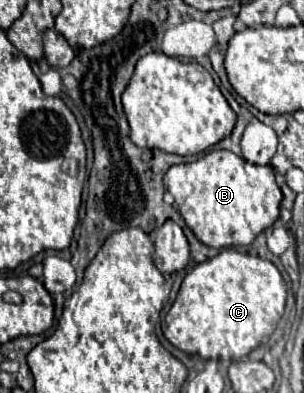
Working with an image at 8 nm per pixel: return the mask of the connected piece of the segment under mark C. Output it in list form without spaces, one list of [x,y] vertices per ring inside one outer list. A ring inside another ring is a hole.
[[[233,248],[197,264],[183,280],[181,290],[165,316],[165,338],[187,354],[223,360],[247,356],[269,336],[285,310],[285,282],[273,262],[241,254]]]

